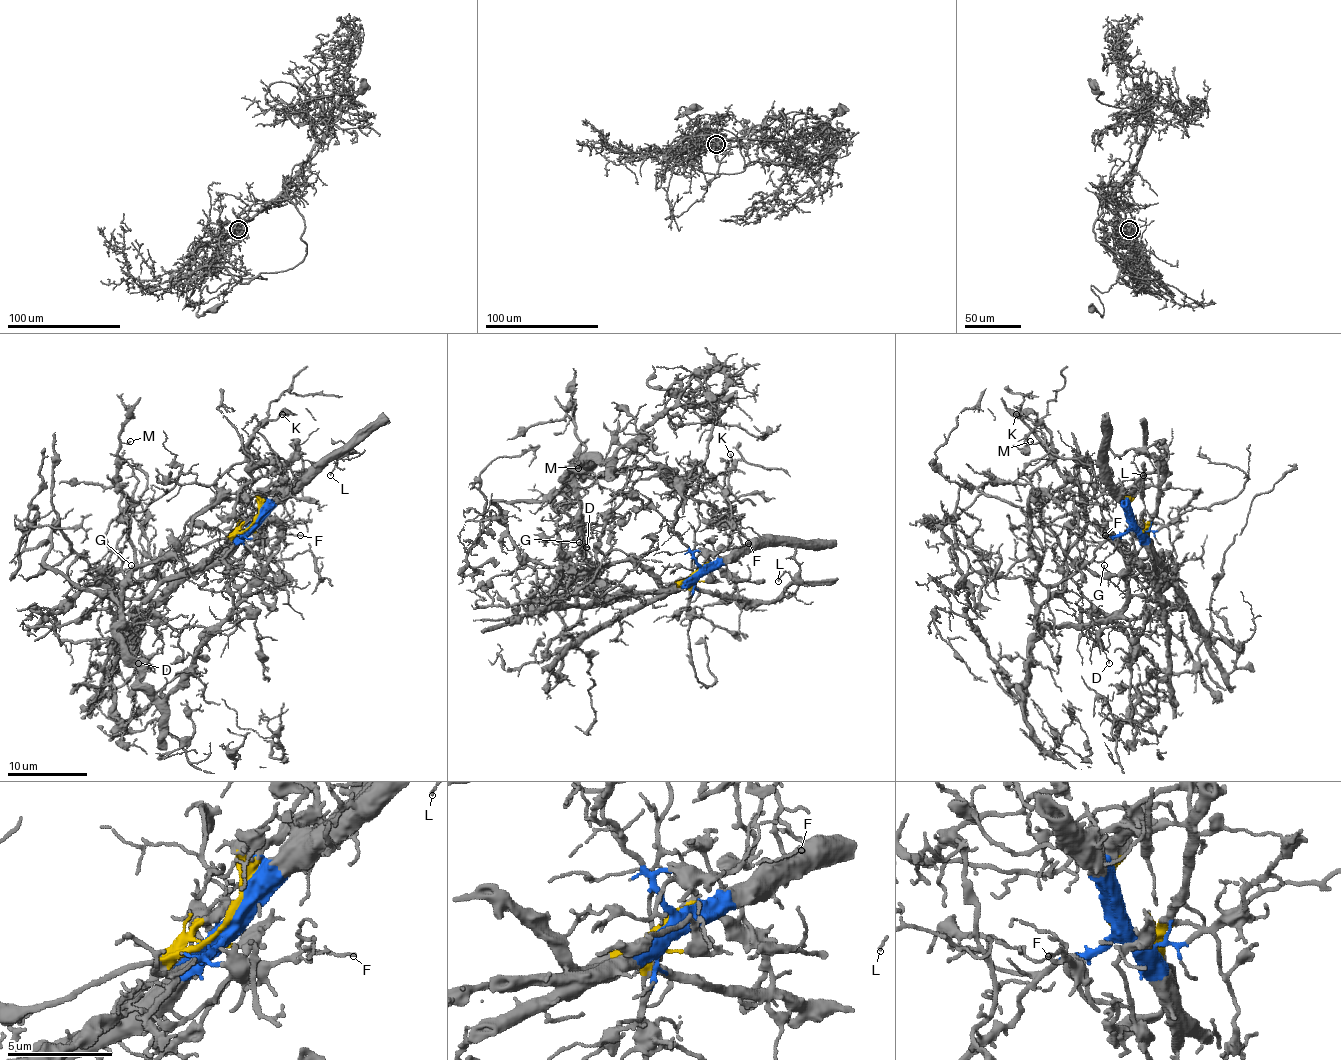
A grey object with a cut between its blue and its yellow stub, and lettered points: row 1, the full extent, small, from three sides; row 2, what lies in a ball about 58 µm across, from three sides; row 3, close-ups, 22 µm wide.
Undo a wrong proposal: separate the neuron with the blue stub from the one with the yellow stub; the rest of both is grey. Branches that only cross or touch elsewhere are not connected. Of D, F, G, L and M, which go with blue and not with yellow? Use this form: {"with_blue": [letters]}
{"with_blue": ["F", "L"]}

